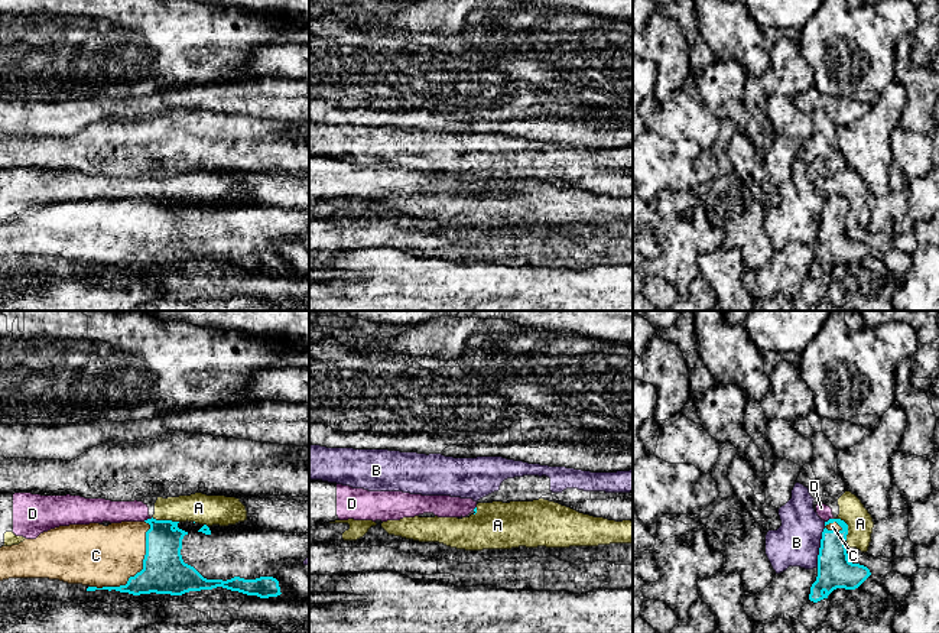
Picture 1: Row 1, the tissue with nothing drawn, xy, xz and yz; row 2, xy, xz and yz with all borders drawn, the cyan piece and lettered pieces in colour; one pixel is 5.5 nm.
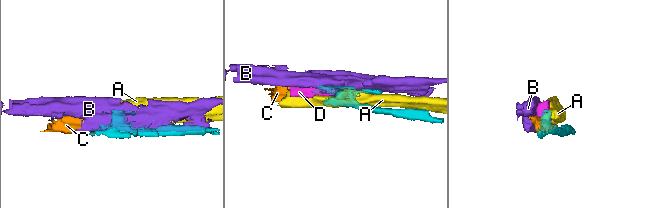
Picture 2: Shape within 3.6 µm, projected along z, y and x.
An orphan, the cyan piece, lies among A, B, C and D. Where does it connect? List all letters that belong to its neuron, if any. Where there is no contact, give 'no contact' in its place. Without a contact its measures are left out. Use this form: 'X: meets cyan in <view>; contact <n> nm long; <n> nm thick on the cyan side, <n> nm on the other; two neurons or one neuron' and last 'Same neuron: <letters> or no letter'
A: meets cyan in xy; contact 150 nm long; 220 nm thick on the cyan side, 170 nm on the other; two neurons
B: meets cyan in yz; contact 220 nm long; 190 nm thick on the cyan side, 260 nm on the other; two neurons
C: meets cyan in xy; contact 480 nm long; 240 nm thick on the cyan side, 340 nm on the other; one neuron
D: meets cyan in xy; contact 60 nm long; 200 nm thick on the cyan side, 130 nm on the other; two neurons
Same neuron: C

